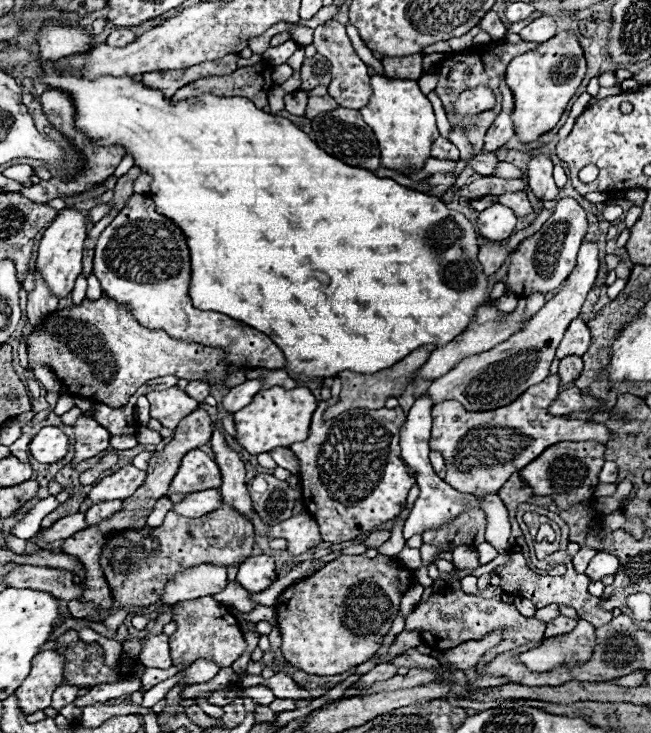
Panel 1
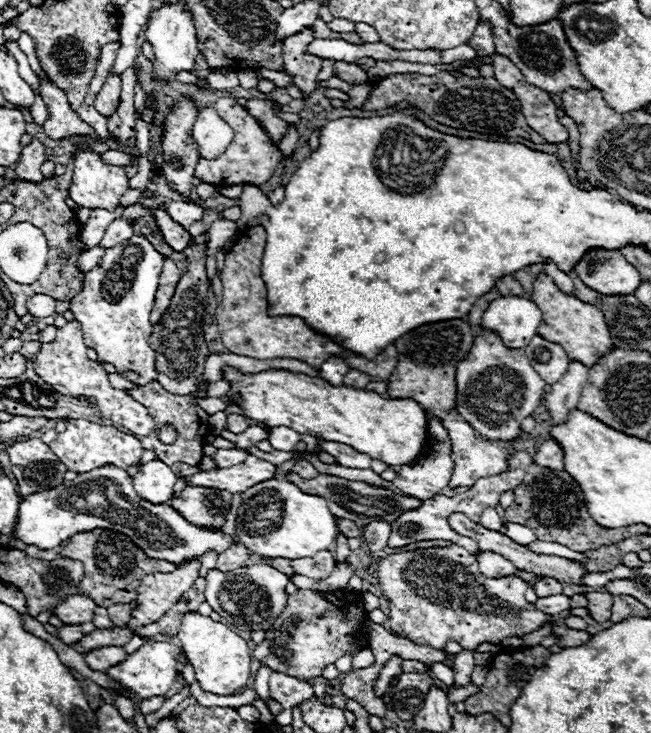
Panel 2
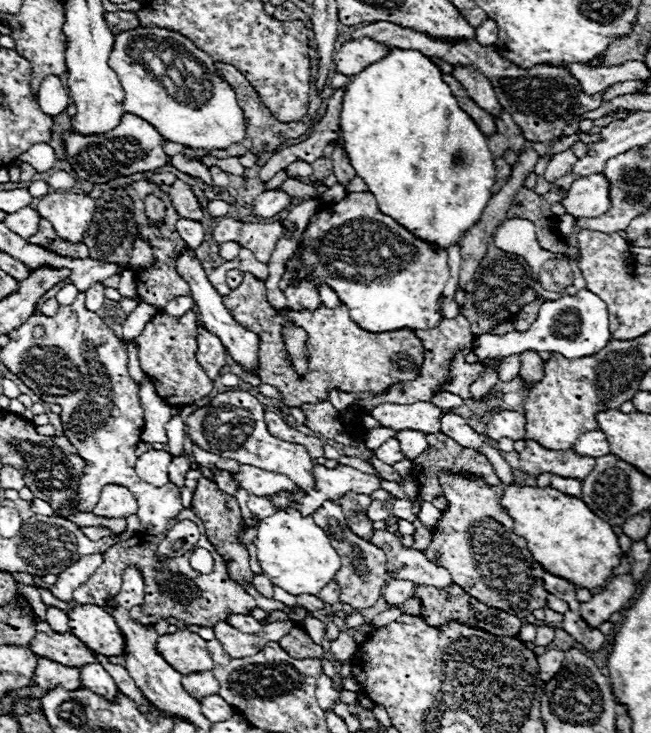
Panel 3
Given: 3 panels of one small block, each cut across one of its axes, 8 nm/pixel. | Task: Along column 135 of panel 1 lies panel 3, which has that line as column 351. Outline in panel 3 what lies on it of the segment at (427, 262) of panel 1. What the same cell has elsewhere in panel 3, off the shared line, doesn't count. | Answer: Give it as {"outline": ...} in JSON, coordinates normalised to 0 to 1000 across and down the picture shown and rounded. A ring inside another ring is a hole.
{"outline":[[[602,65],[587,85],[575,85],[575,90],[562,90],[562,95],[541,104],[525,136],[522,172],[538,224],[578,267],[587,292],[605,297],[642,325],[673,330],[682,338],[700,333],[734,303],[762,246],[750,188],[704,145],[694,123],[679,109],[679,95],[657,76],[639,68]]]}

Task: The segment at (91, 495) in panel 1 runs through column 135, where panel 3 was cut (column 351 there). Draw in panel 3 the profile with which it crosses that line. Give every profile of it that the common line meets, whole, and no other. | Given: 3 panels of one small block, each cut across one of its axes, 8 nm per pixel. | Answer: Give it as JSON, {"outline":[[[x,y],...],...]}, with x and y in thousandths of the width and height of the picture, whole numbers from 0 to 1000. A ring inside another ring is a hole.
{"outline":[[[485,633],[482,636],[482,668],[467,671],[467,677],[458,685],[458,698],[479,704],[488,690],[501,682],[519,682],[525,674],[547,671],[547,674],[571,674],[584,666],[581,652],[565,649],[547,638],[538,636],[519,636],[519,638],[501,638]]]}

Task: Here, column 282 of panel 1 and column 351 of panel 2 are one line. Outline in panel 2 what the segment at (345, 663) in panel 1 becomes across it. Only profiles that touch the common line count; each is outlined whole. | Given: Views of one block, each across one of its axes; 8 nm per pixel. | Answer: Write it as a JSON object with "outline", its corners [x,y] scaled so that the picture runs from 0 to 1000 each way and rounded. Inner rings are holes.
{"outline":[[[461,805],[442,813],[436,835],[421,846],[415,859],[409,859],[409,870],[393,881],[390,895],[399,900],[399,906],[412,909],[421,917],[433,917],[458,928],[479,928],[495,922],[495,914],[504,906],[513,906],[522,895],[544,895],[547,889],[553,889],[544,870],[562,865],[559,849],[562,832],[553,810],[531,805]]]}

